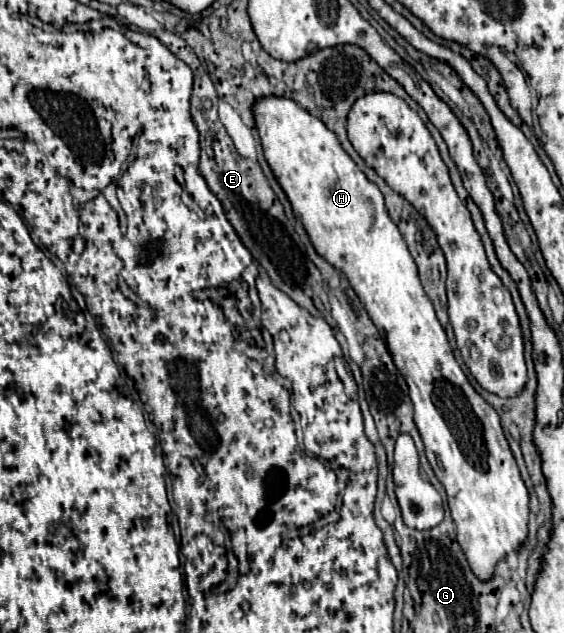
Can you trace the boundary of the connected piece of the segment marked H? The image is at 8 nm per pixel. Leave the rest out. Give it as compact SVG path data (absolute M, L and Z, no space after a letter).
M261 99L261 103L255 103L253 109L257 113L255 119L265 159L277 183L289 197L295 217L301 219L315 251L347 275L371 321L387 339L393 363L409 385L409 397L415 407L415 425L421 433L427 459L447 491L451 517L457 527L457 543L461 545L473 573L479 579L489 579L497 561L509 551L517 551L525 541L529 517L529 493L503 435L497 411L473 389L453 357L445 329L437 319L431 299L423 291L417 265L403 235L387 213L379 187L365 177L365 173L353 163L353 159L339 145L337 137L323 123L291 99Z

